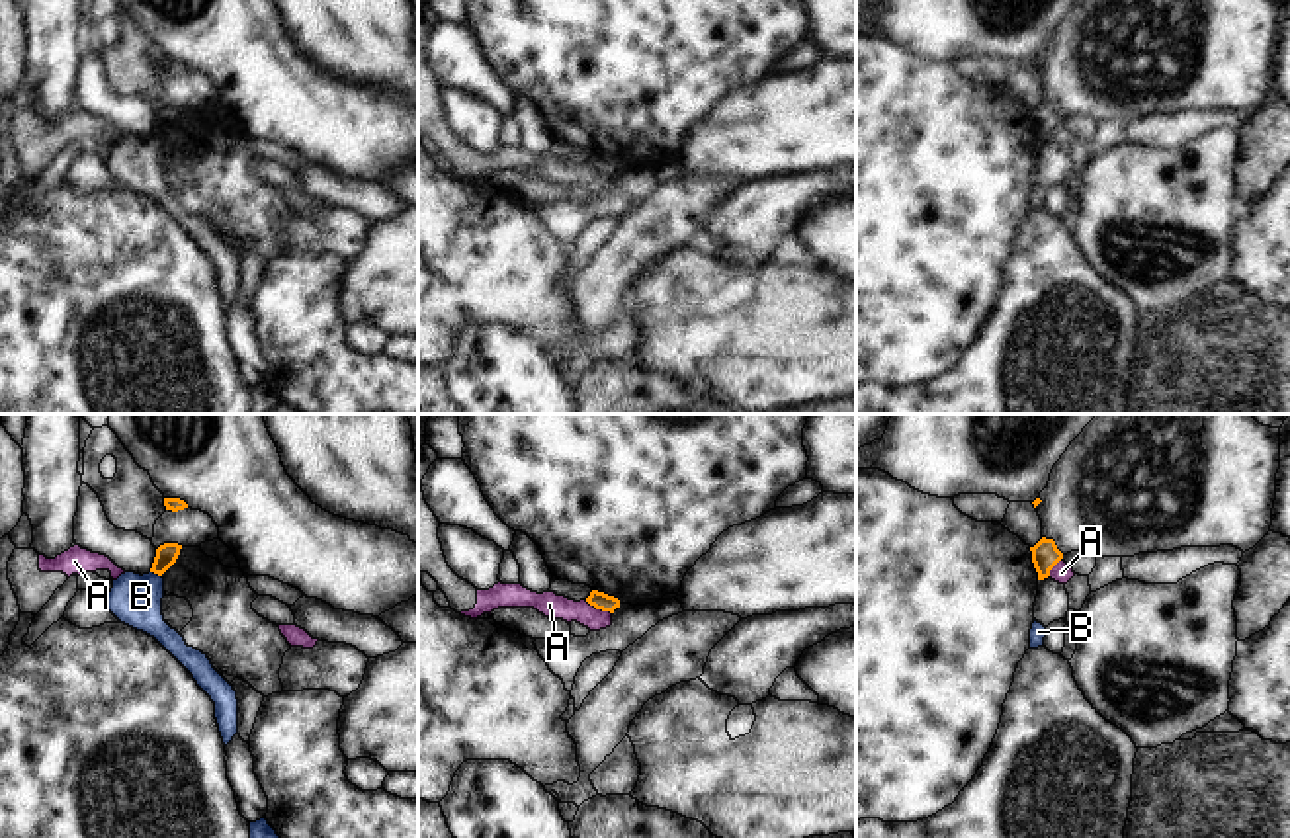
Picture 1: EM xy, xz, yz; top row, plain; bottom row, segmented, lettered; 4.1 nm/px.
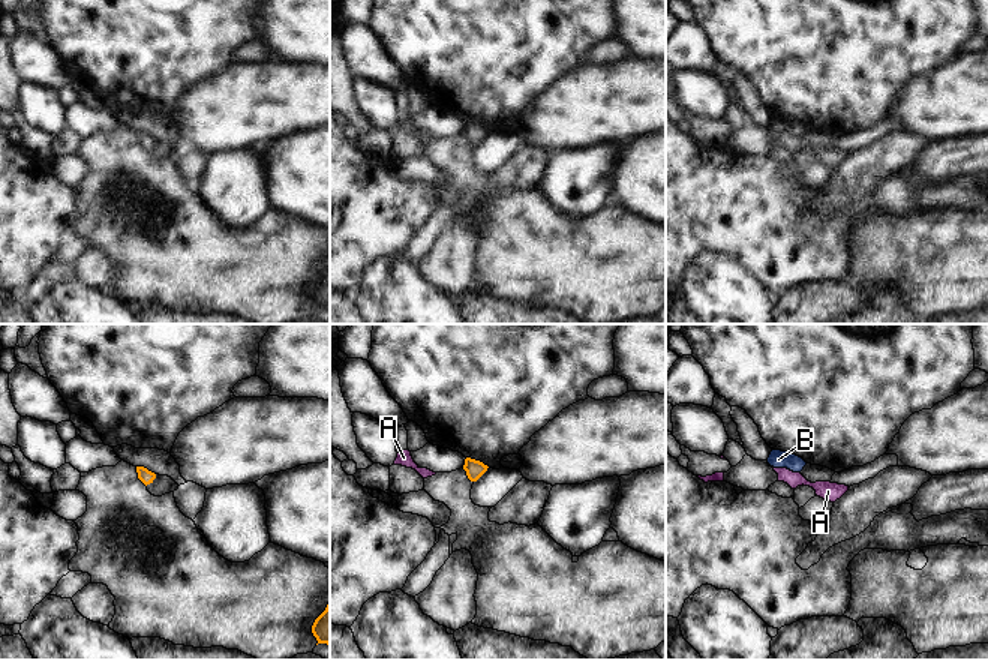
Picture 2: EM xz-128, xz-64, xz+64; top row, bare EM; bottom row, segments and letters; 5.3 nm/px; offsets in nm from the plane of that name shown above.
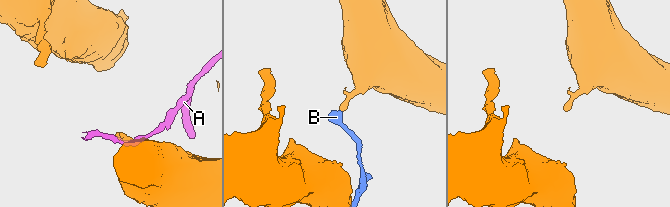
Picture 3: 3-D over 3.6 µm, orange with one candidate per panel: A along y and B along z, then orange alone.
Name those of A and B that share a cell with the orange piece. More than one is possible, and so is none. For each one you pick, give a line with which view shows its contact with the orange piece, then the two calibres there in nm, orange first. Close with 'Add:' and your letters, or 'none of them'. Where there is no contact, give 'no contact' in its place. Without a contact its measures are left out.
Add: none of them

